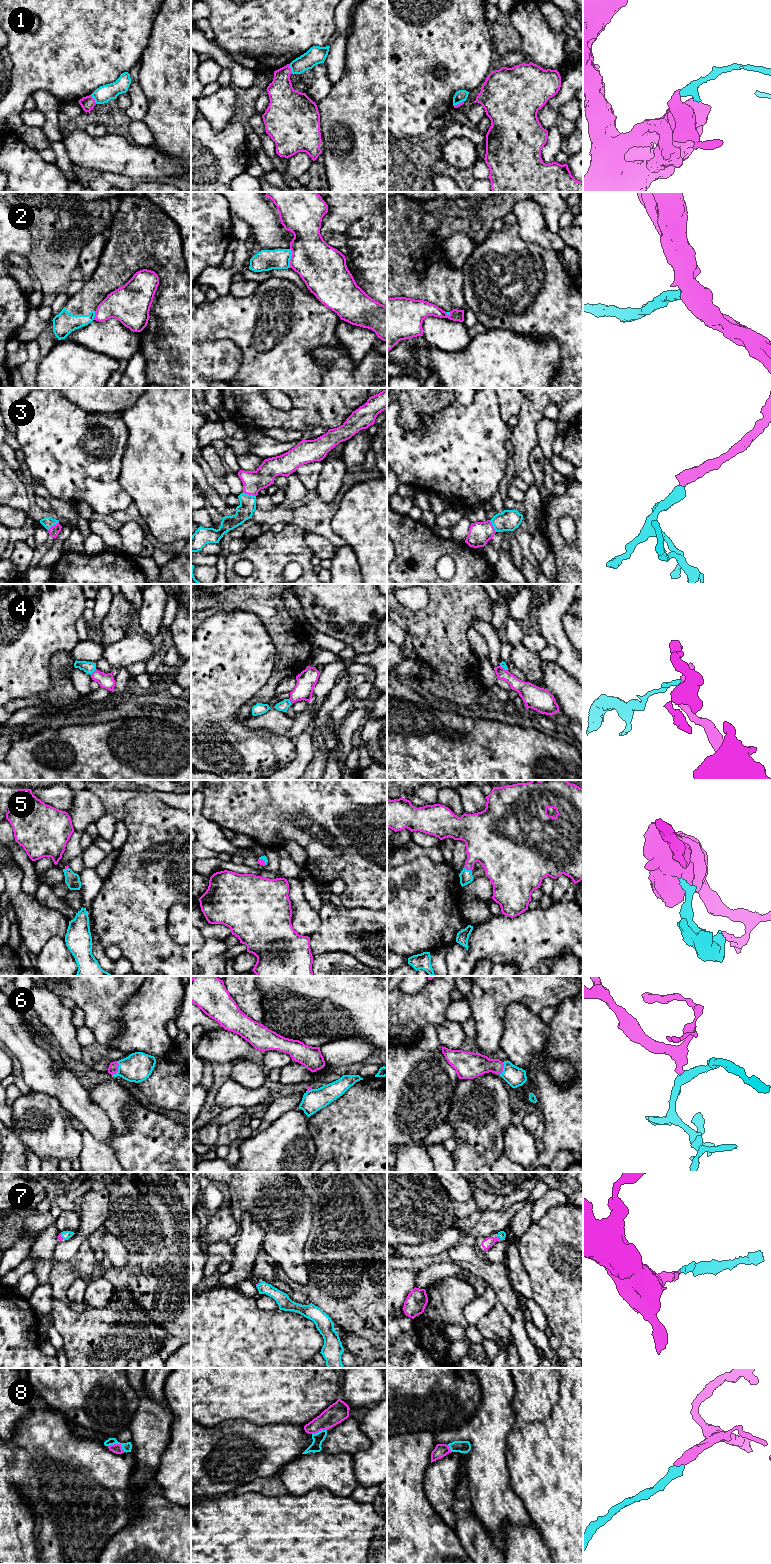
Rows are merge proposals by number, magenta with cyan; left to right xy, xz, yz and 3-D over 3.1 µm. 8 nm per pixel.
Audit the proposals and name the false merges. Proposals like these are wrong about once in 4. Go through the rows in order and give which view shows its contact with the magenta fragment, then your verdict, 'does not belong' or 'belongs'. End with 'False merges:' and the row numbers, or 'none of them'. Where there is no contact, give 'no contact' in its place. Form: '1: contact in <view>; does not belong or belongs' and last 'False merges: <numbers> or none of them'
1: contact in xz; does not belong
2: contact in xz; does not belong
3: contact in xz; belongs
4: contact in xy; does not belong
5: contact in yz; belongs
6: contact in xy; belongs
7: contact in xy; belongs
8: contact in xy; belongs
False merges: 1, 2, 4

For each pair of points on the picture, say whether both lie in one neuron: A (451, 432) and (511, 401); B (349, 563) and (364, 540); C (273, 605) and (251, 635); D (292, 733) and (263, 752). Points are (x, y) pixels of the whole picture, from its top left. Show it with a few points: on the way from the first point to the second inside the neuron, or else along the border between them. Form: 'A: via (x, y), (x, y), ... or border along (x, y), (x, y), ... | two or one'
A: border along (497, 398), (500, 416), (506, 423) | two
B: border along (347, 544), (354, 552), (361, 573) | two
C: border along (239, 611), (252, 612), (259, 619), (273, 642) | two
D: border along (264, 729), (293, 739) | two

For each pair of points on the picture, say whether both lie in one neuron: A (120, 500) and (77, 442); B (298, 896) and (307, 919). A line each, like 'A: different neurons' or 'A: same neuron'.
A: same neuron
B: same neuron

